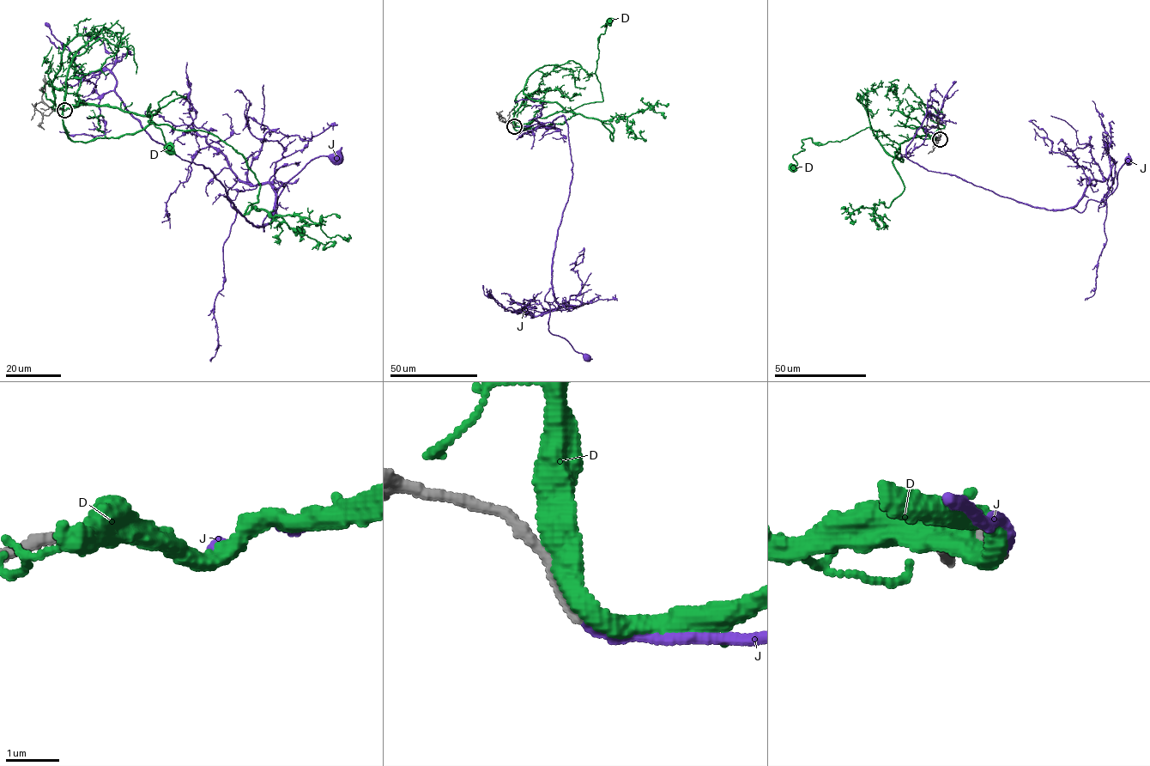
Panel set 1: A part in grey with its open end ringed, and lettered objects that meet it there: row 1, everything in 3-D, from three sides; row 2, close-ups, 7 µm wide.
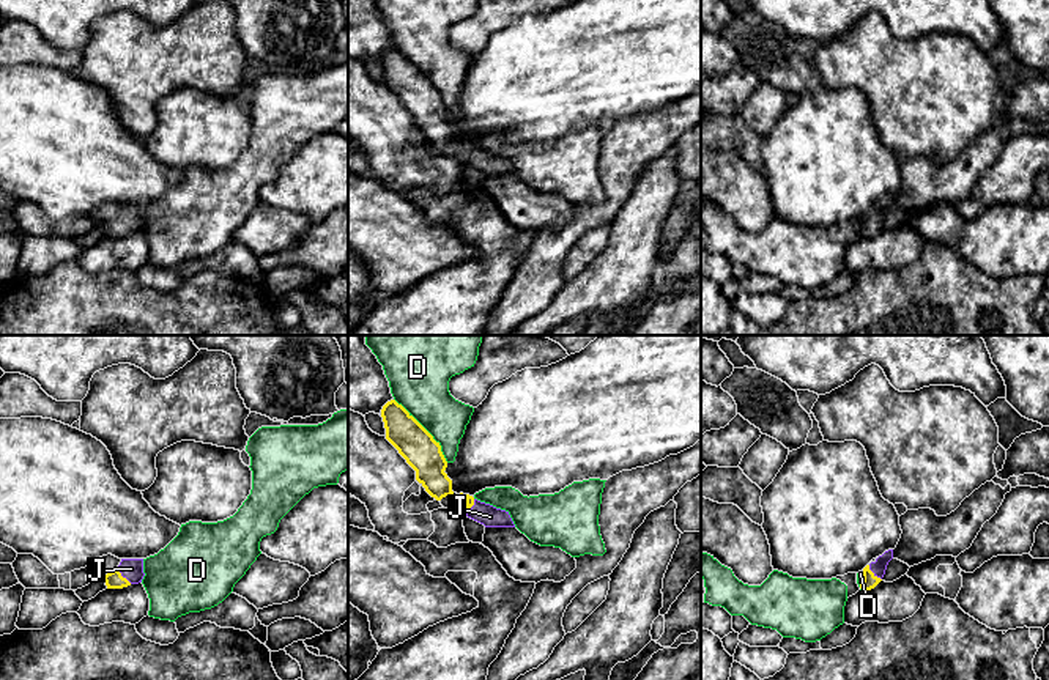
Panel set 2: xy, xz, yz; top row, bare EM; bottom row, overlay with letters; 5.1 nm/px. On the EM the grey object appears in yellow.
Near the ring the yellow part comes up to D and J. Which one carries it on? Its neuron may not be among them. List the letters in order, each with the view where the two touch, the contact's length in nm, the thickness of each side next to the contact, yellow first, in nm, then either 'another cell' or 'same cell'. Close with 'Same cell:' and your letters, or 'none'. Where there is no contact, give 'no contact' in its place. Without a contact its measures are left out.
D: xz | 420 nm | 180/300 nm | another cell
J: yz | 100 nm | 80/70 nm | same cell
Same cell: J

